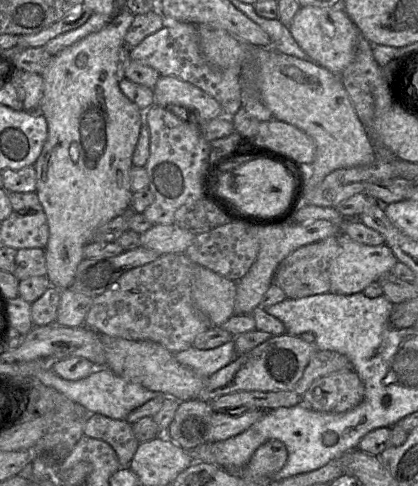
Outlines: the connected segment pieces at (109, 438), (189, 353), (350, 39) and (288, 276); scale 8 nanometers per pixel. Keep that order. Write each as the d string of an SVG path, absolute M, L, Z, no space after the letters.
M97 413L88 416L83 433L107 442L116 452L121 467L128 467L140 443L125 419L111 419Z
M234 340L208 350L190 347L174 353L176 360L192 369L198 376L208 378L236 358Z
M341 5L301 6L288 27L308 59L337 75L340 75L351 62L356 49L357 35L360 33Z
M339 235L301 246L284 258L276 269L273 283L279 286L287 298L299 299L331 291L328 268L339 248Z

